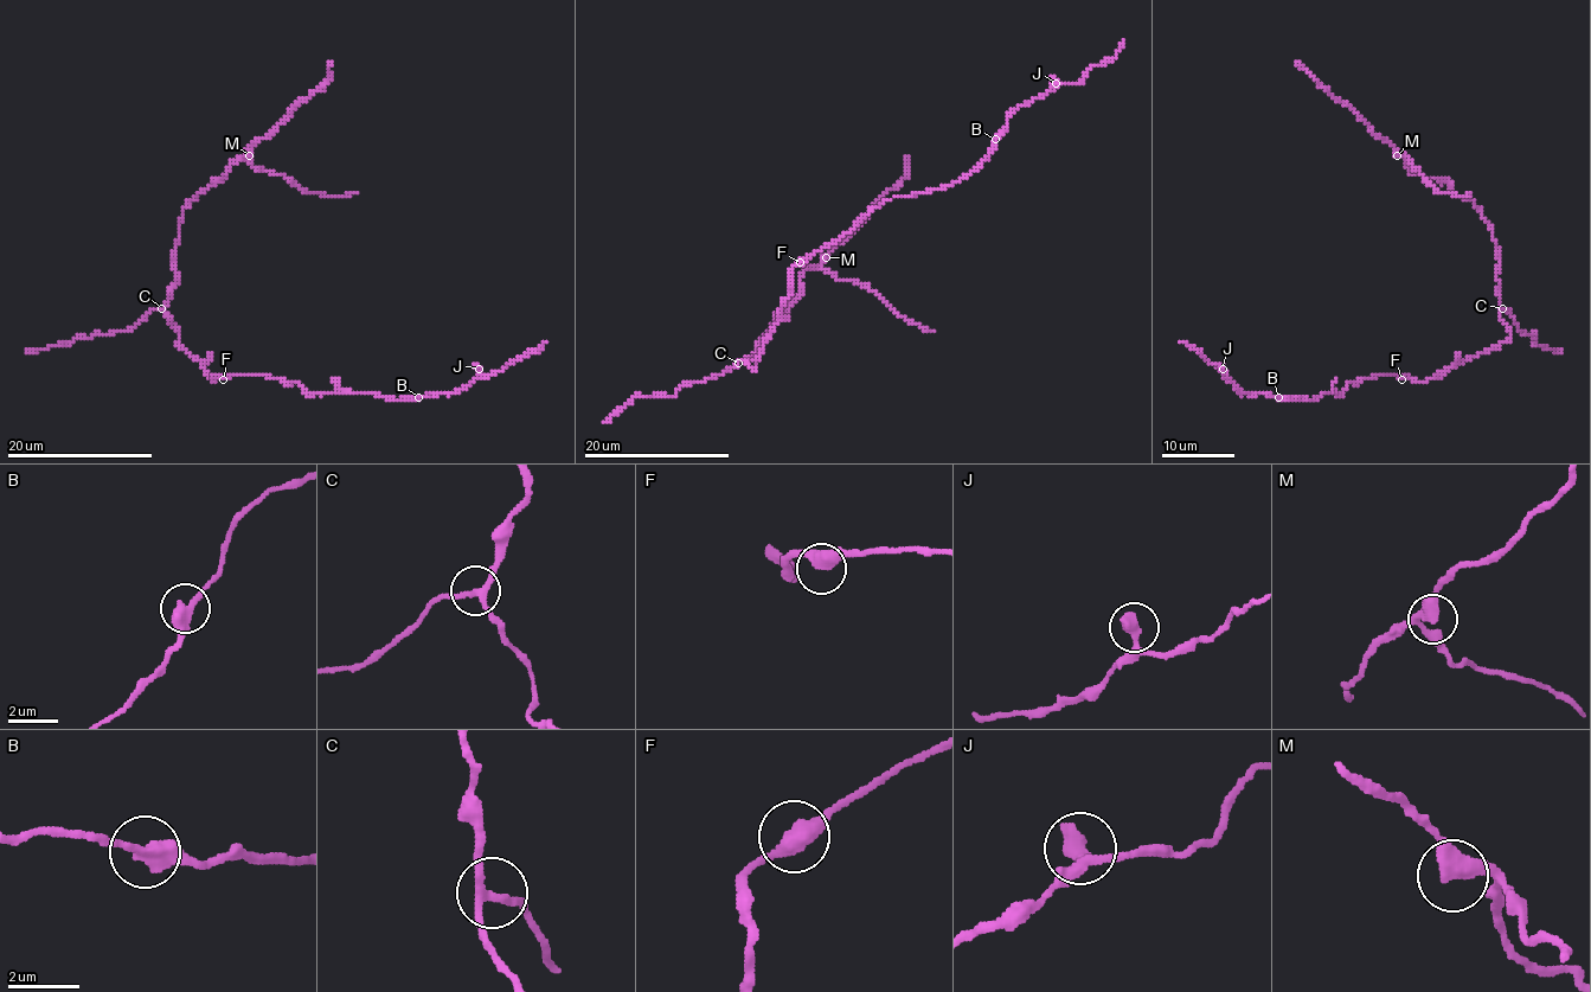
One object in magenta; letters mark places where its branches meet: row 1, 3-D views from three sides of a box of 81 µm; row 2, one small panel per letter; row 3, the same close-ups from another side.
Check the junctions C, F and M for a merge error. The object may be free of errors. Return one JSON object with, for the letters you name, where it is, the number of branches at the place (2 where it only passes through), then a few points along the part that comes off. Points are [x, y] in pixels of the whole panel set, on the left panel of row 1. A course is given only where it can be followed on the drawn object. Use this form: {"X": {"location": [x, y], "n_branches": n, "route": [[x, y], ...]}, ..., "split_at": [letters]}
{"split_at": []}

